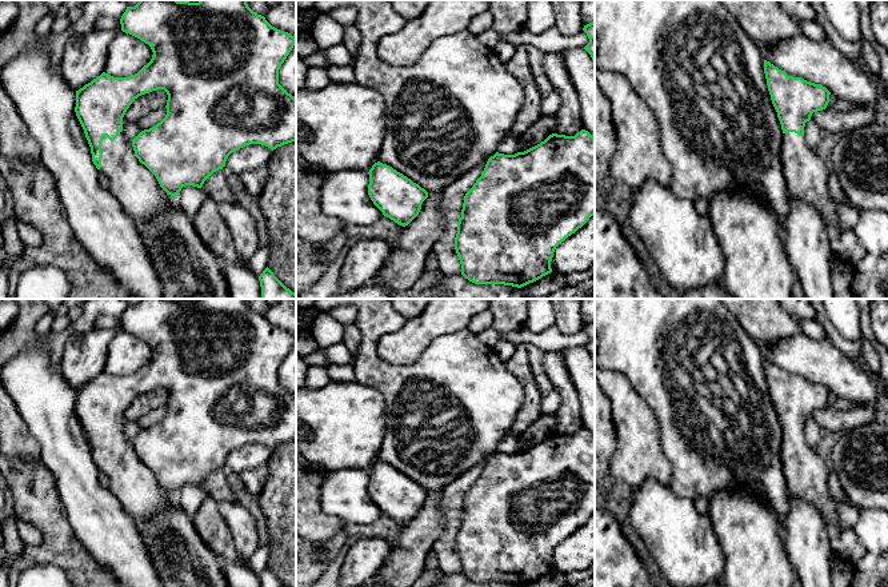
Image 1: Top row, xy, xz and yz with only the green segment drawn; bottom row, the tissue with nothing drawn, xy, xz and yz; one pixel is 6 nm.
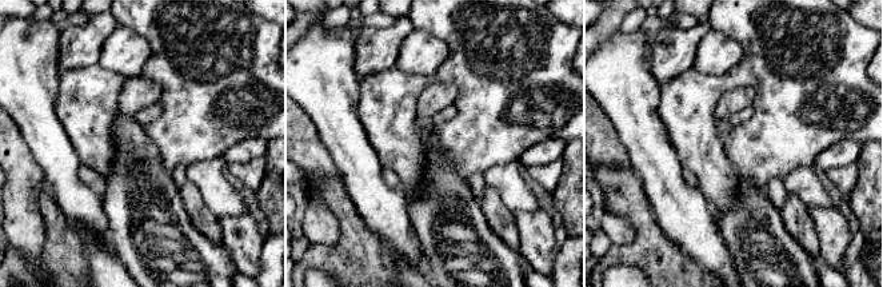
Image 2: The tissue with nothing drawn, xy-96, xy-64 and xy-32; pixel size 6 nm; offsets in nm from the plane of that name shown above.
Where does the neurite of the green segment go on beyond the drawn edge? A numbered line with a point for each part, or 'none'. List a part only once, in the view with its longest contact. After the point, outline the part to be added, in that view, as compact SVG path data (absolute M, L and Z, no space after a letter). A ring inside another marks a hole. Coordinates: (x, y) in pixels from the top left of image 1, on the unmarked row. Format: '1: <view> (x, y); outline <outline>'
1: xy (136, 487); outline M124 430L113 440L104 435L101 451L99 471L109 478L108 491L119 499L136 523L151 522L156 516L169 514L172 495L135 455L132 439Z

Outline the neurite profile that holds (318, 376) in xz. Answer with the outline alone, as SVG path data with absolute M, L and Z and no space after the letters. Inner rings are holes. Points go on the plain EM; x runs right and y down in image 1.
M311 366L308 368L304 386L311 390L317 390L317 388L323 388L329 382L331 380L327 372L327 367Z

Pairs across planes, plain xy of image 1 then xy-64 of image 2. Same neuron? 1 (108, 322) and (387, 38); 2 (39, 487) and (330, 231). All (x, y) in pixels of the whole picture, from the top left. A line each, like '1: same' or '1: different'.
1: different
2: different

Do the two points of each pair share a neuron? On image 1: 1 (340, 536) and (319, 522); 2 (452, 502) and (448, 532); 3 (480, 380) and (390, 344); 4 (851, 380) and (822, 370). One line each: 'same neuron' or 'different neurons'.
1: different neurons
2: same neuron
3: different neurons
4: same neuron

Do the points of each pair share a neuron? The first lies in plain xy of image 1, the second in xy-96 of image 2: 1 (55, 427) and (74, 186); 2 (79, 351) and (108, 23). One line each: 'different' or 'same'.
1: same
2: same

